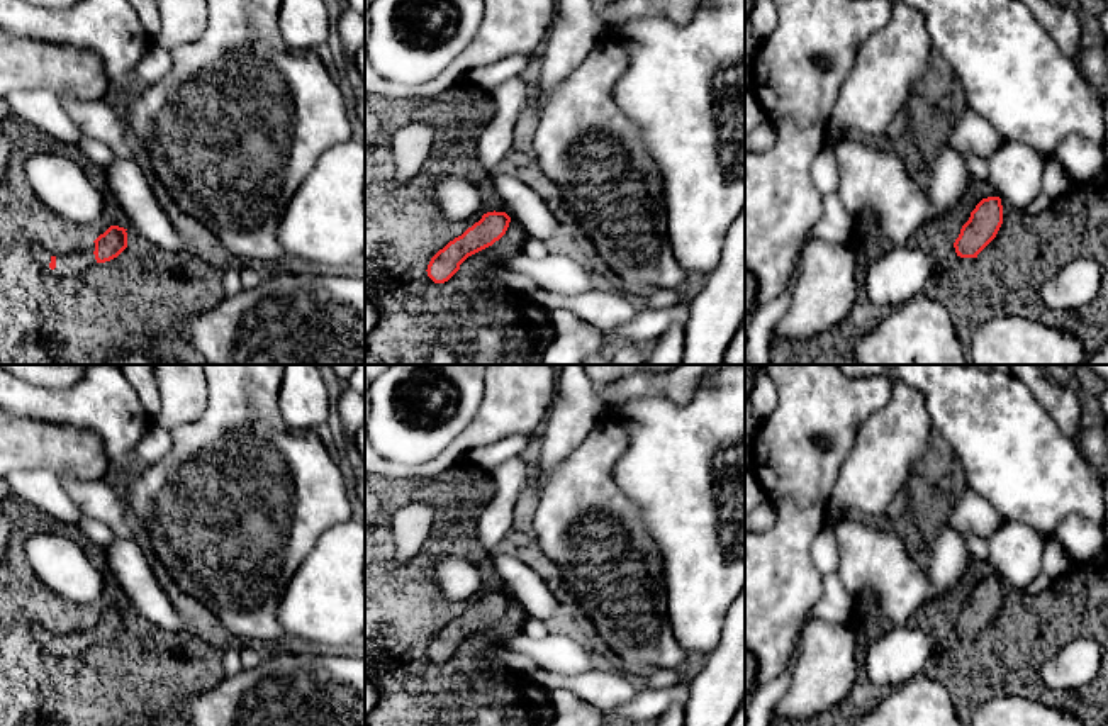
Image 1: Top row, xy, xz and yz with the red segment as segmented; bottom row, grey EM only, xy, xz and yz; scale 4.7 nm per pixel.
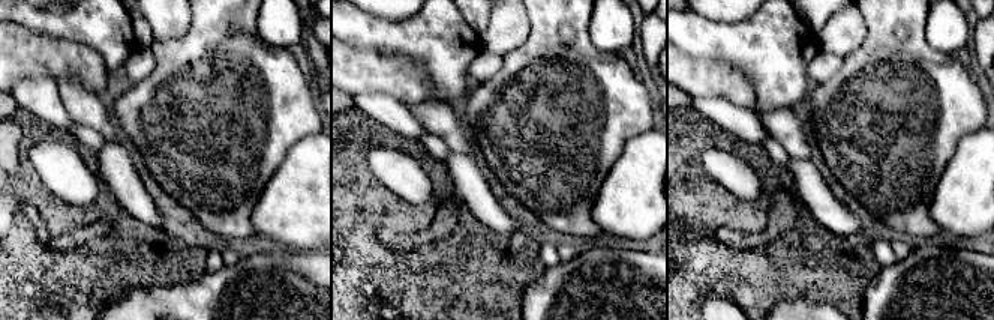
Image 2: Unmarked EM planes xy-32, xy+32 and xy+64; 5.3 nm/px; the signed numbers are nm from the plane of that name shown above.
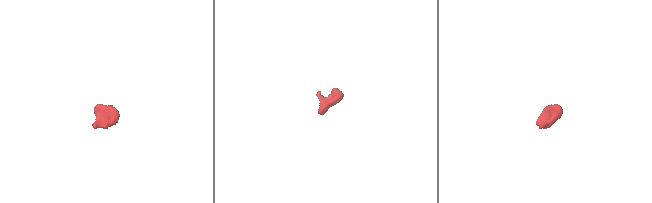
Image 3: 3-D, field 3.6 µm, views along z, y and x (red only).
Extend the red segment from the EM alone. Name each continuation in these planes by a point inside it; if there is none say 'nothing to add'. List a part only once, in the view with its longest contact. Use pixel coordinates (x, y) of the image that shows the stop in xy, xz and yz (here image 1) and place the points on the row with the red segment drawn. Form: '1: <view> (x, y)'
1: xy (72, 263)

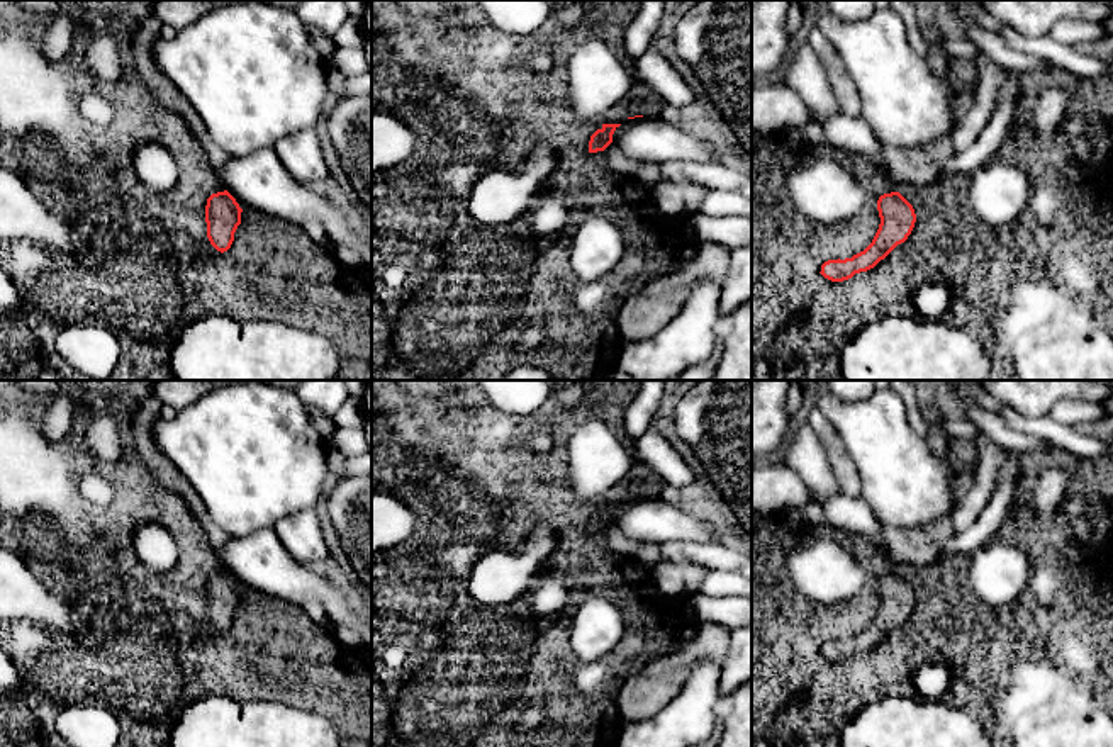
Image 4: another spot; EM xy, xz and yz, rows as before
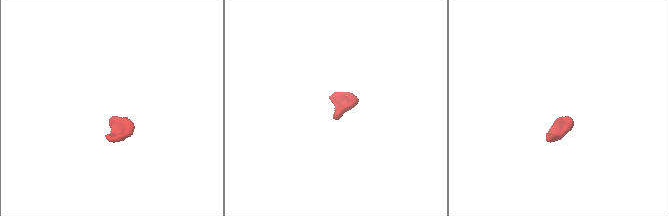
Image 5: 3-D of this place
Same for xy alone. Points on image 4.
nothing to add

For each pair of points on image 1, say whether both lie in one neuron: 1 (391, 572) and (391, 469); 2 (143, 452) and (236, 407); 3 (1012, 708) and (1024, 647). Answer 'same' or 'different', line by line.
1: different
2: different
3: different

